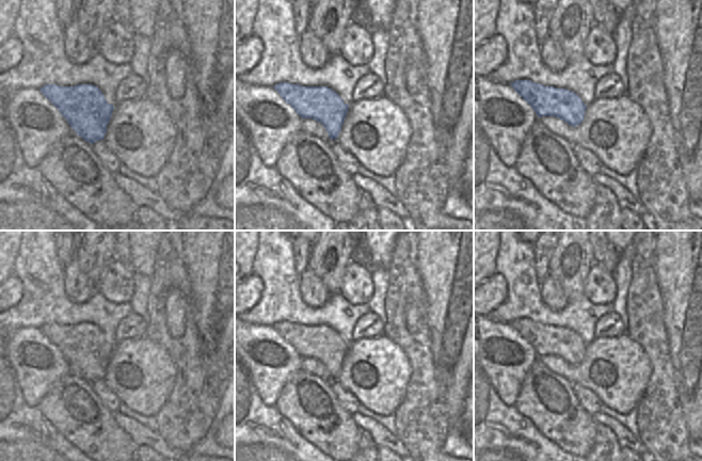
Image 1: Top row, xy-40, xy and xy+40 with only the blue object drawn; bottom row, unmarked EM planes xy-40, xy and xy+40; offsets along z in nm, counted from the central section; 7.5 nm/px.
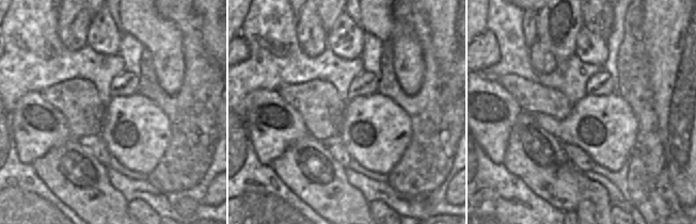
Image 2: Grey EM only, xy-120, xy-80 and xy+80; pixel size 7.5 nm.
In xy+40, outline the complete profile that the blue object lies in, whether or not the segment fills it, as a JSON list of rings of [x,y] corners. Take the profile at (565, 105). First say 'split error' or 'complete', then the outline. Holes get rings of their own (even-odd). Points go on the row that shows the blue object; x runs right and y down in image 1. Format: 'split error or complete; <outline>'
complete; [[[515,80],[510,84],[533,109],[538,117],[556,116],[569,125],[579,125],[587,106],[573,91],[545,86],[530,80]]]

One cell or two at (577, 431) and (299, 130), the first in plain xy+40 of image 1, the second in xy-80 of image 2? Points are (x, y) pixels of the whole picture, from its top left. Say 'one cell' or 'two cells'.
two cells

